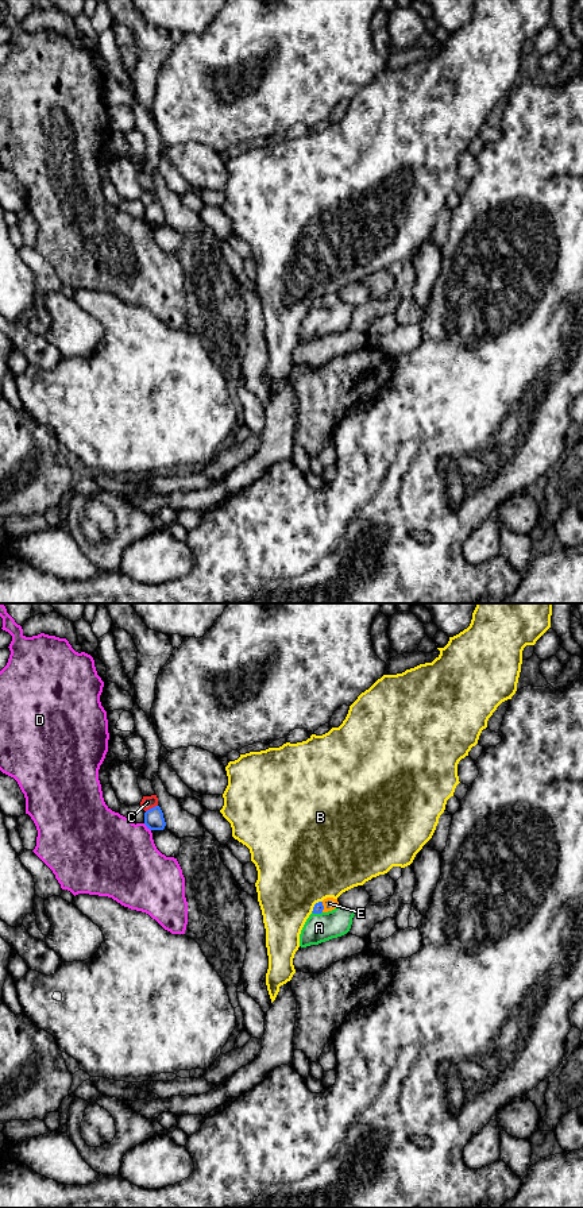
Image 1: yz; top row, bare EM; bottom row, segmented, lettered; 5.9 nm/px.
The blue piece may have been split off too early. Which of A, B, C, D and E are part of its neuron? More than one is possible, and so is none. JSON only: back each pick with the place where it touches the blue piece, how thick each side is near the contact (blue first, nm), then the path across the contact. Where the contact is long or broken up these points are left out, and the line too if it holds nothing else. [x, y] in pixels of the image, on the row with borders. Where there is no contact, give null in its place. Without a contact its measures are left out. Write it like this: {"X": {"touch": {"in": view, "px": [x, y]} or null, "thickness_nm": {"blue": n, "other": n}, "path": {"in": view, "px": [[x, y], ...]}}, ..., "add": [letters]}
{"E": {"touch": {"in": "yz", "px": [323, 907]}, "thickness_nm": {"blue": 60, "other": 80}, "path": {"in": "yz", "px": [[319, 907], [323, 907], [329, 903]]}}, "add": ["E"]}

